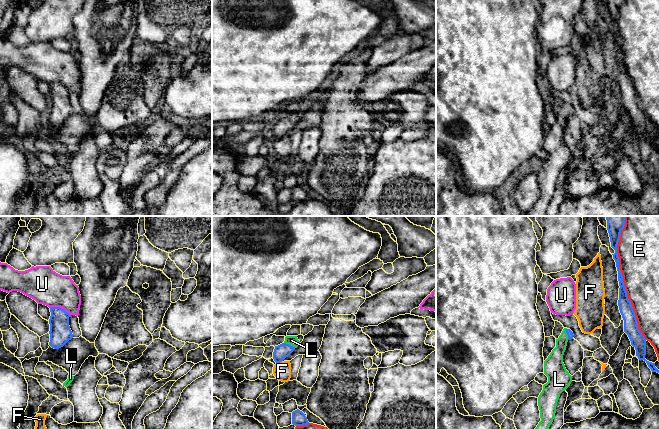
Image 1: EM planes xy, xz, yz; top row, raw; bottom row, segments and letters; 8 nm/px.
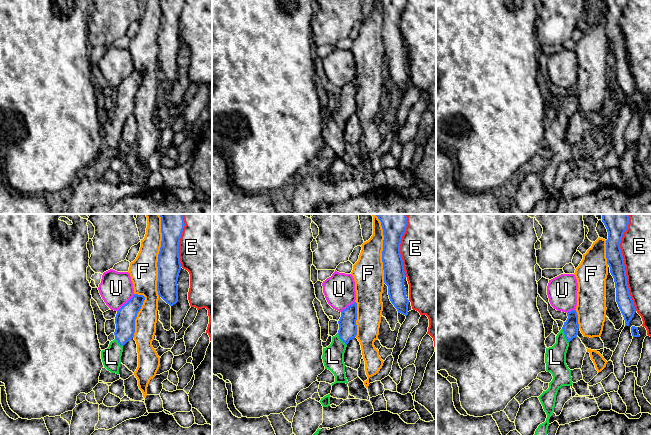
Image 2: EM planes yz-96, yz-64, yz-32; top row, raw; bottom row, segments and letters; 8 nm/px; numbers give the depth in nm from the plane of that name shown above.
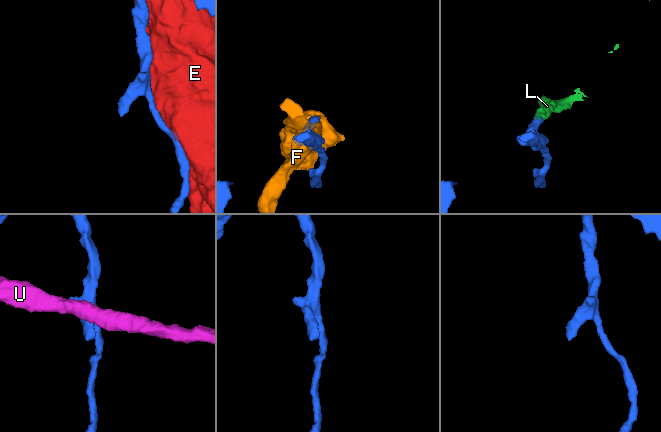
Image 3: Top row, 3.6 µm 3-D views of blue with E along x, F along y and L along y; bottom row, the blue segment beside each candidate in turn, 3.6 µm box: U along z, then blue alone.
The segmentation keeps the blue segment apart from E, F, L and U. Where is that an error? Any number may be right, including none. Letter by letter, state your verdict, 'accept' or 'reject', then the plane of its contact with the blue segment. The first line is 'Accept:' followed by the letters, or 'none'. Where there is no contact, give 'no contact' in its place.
Accept: L
E: reject; contact in yz
F: reject; contact in xz
L: accept; contact in xz
U: reject; contact in xy

